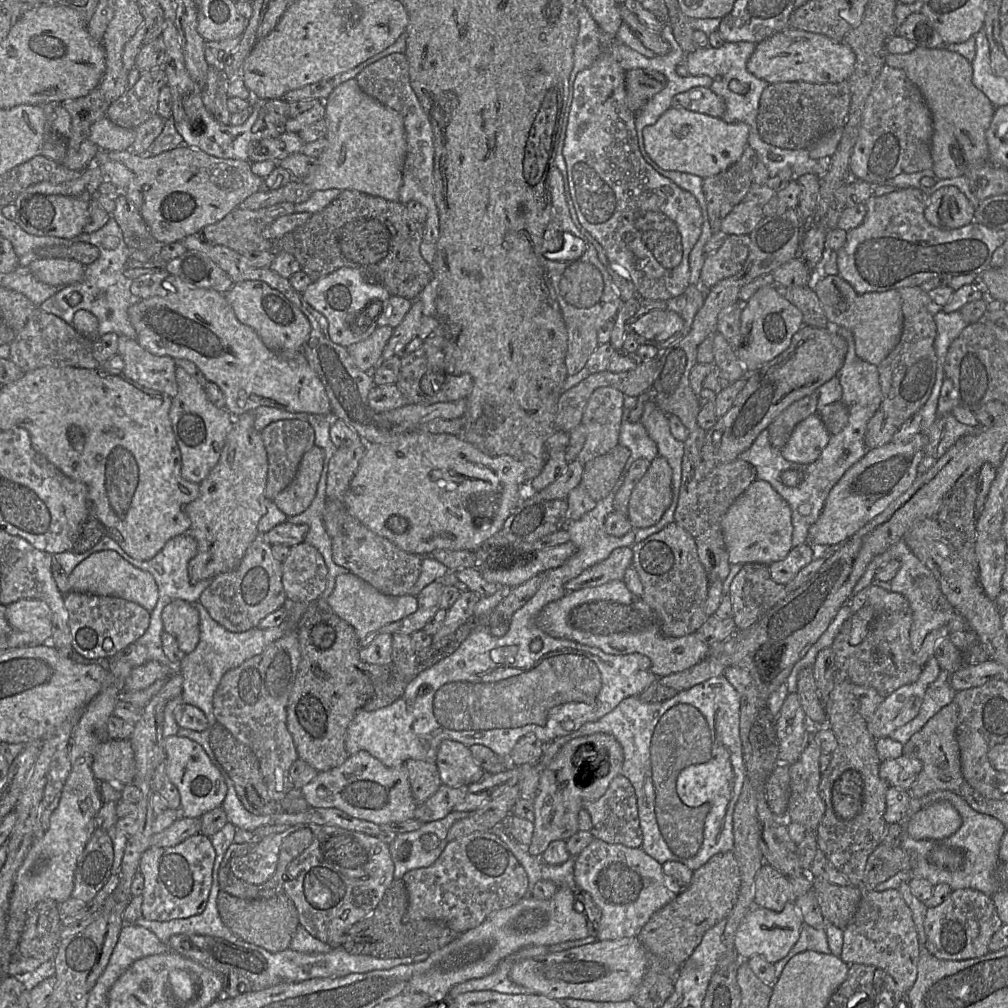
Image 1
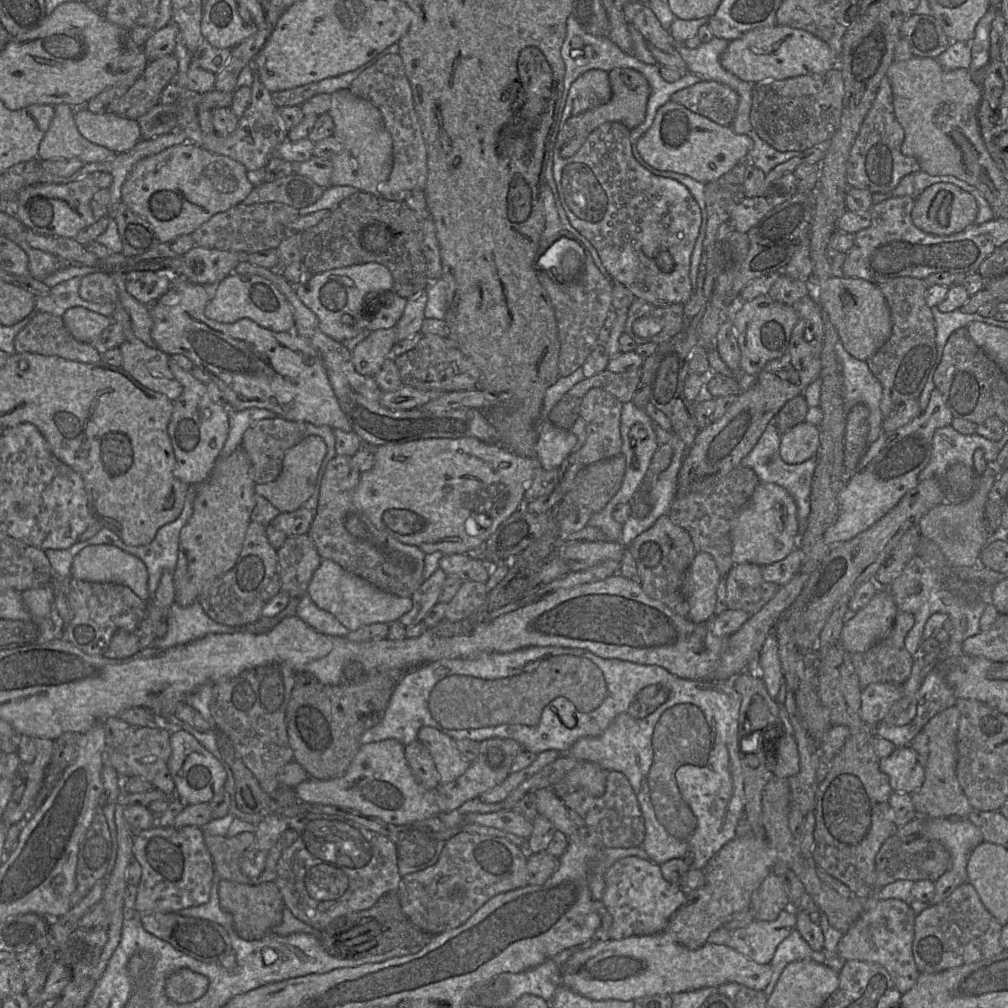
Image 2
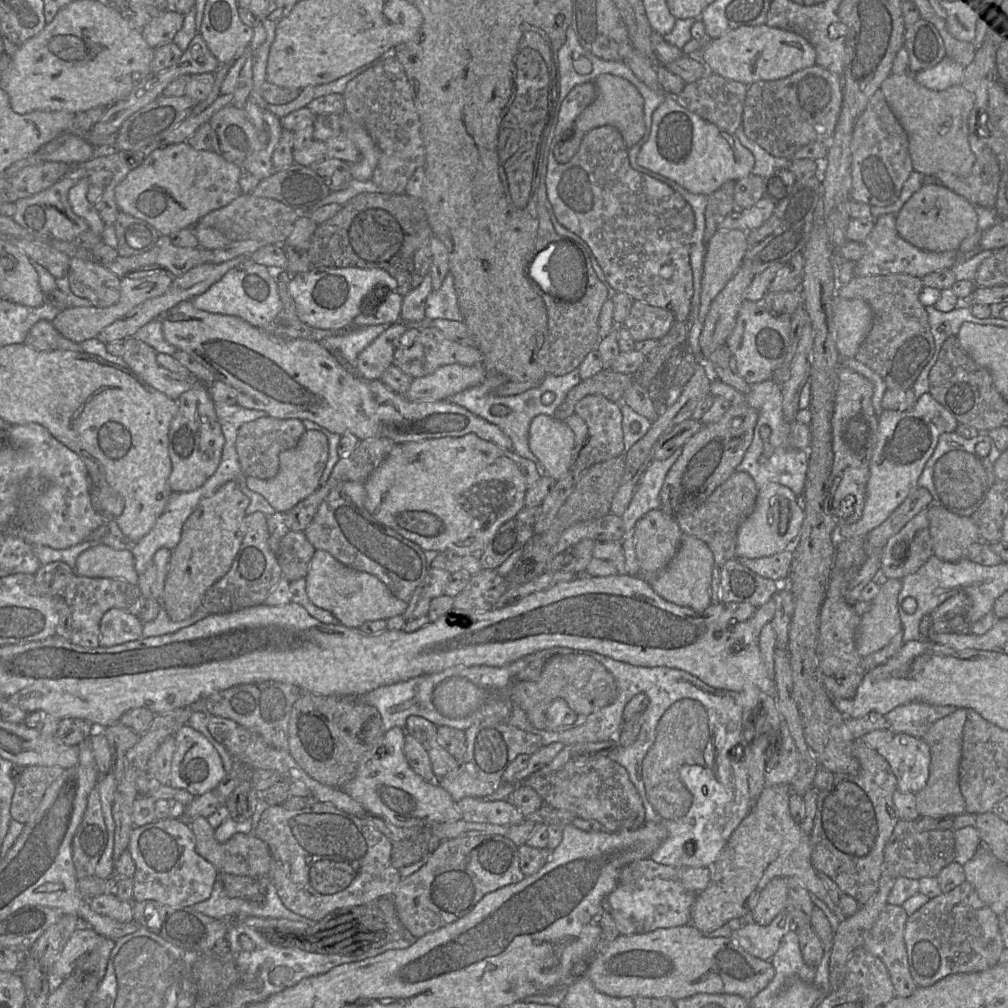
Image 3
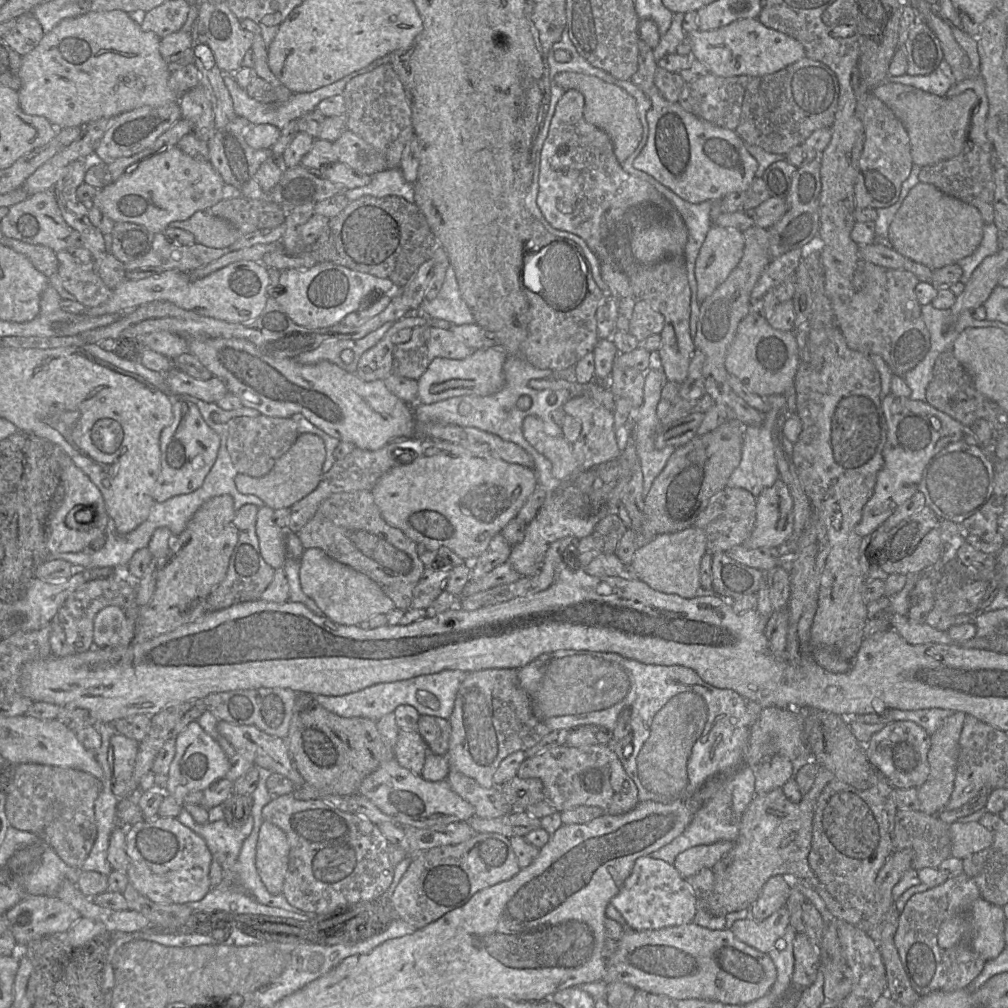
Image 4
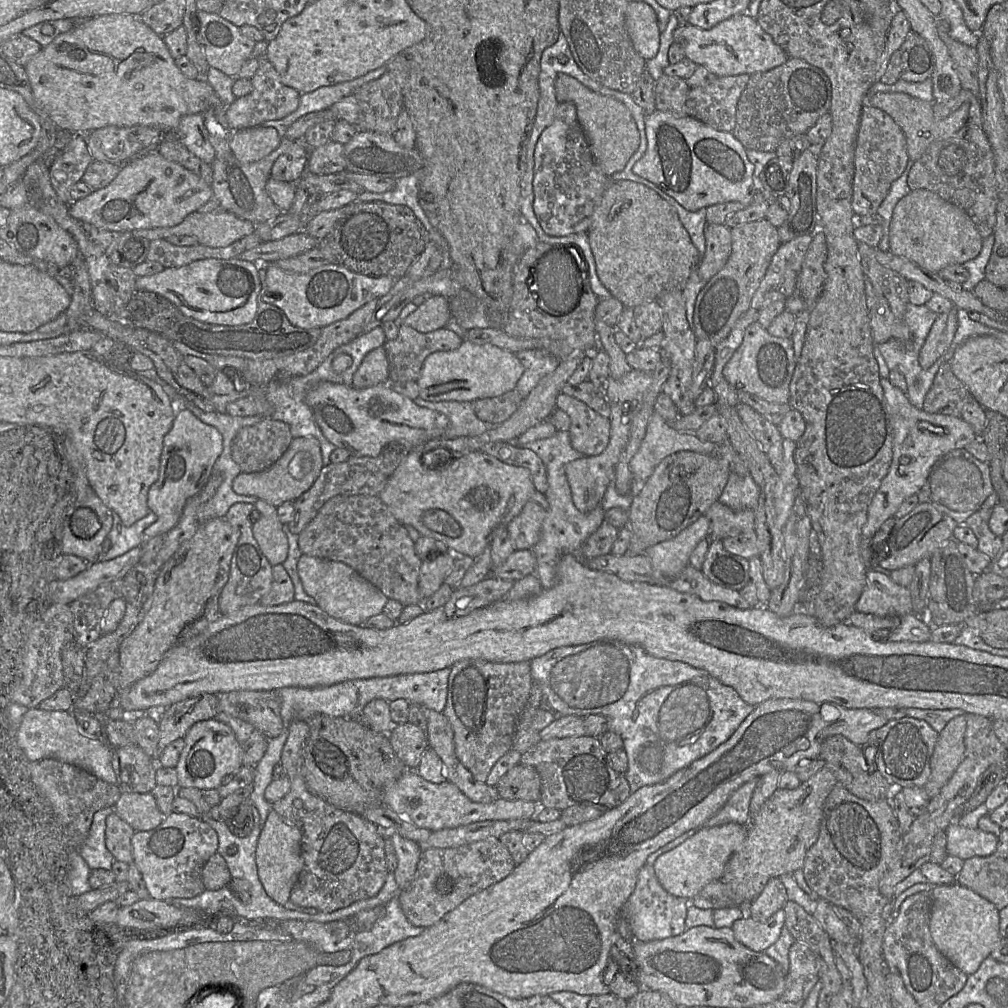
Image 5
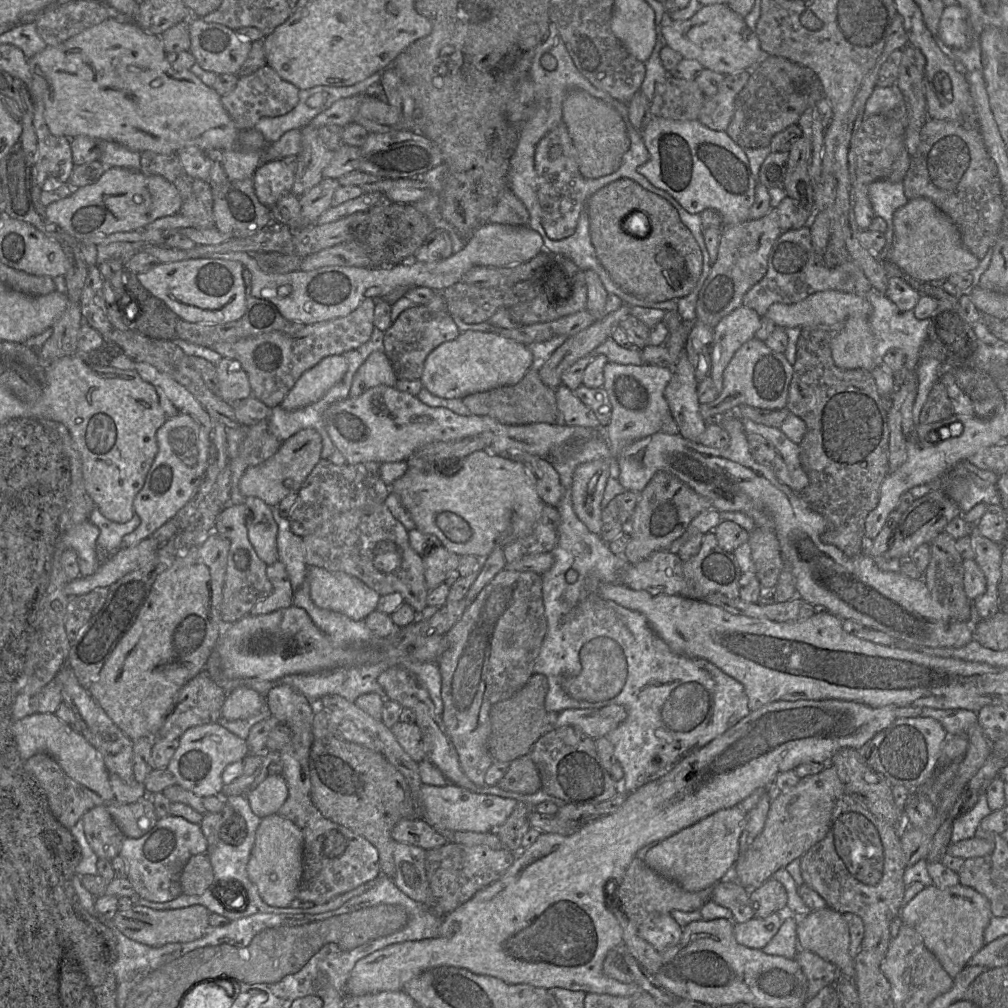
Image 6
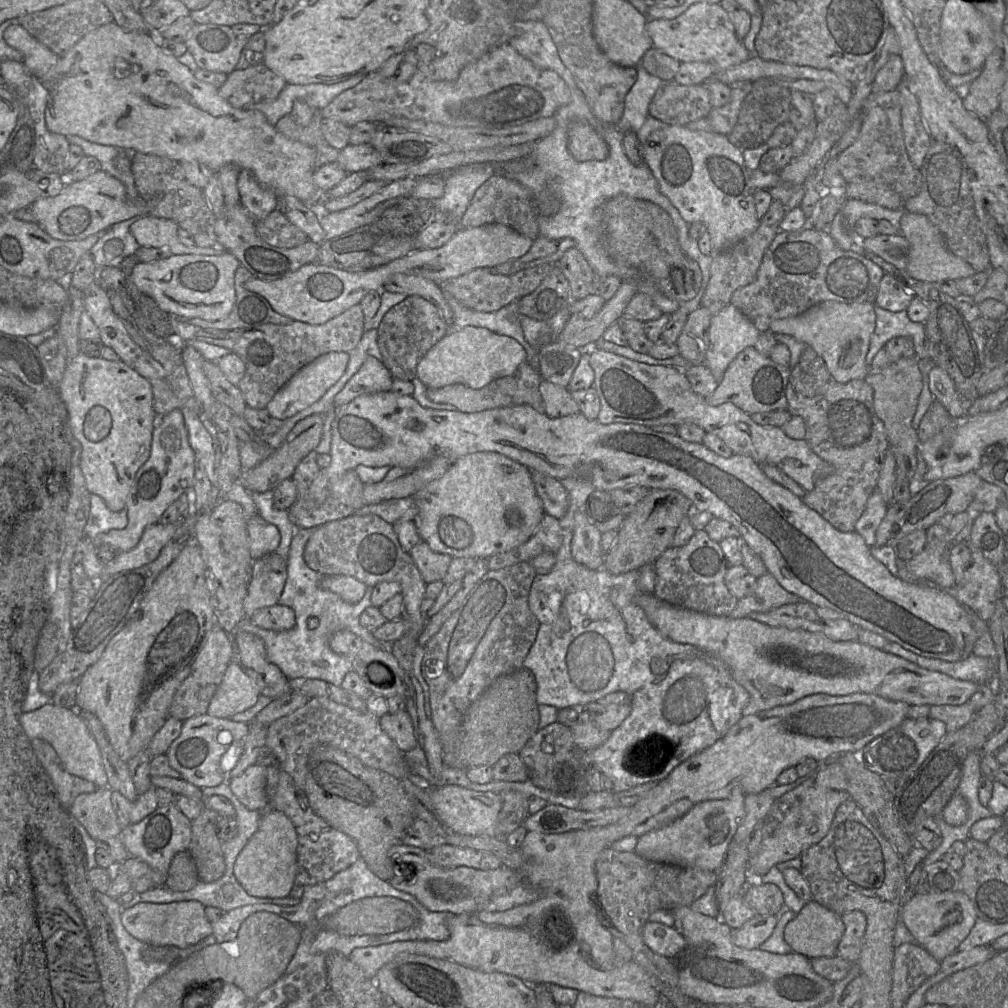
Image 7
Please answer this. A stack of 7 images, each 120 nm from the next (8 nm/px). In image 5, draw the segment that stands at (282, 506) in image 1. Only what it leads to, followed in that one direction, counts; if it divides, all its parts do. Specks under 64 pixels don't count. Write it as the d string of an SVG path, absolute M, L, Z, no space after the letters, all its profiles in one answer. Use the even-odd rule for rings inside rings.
M314 436L293 438L284 454L268 469L255 472L240 472L233 480L233 490L239 495L254 496L278 507L284 502L294 502L311 488L324 464L321 446Z

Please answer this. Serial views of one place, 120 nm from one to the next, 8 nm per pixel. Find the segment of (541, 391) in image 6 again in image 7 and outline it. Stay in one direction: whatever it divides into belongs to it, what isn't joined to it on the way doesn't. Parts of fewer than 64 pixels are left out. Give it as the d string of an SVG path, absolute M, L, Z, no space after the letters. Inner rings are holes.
M528 363L522 364L511 376L500 378L481 389L474 389L464 384L454 384L443 388L434 388L435 401L455 406L461 412L476 413L496 408L507 408L519 405L532 406L545 413L544 401L540 391L543 378Z

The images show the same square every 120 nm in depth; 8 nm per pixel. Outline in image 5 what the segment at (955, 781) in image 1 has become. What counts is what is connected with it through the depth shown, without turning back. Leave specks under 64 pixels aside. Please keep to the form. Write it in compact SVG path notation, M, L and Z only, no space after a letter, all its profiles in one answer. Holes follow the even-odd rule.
M966 715L953 718L939 734L931 758L930 776L923 787L929 799L948 782L965 757Z

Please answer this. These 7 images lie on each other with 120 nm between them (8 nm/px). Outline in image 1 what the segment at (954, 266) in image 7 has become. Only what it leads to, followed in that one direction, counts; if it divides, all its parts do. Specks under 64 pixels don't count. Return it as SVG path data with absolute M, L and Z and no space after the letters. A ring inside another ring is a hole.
M946 186L929 195L924 216L940 229L956 229L974 221L975 207L956 187Z

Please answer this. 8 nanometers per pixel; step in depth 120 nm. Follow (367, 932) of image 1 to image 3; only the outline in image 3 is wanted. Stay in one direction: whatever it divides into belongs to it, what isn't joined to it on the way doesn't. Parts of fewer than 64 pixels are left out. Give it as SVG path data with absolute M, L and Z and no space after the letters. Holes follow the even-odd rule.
M382 896L373 902L365 905L340 908L324 919L318 921L313 928L313 933L305 933L304 935L277 935L276 929L263 929L263 936L271 943L283 947L298 947L306 951L317 952L323 954L343 954L343 955L360 955L371 949L382 947L382 953L394 949L406 949L412 946L418 938L413 936L400 921L394 900L392 896Z

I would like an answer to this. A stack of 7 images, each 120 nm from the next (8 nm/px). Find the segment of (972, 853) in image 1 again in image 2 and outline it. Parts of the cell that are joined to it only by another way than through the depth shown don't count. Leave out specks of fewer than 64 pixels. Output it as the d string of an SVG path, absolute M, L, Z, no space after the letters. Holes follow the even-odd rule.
M967 817L952 820L950 818L926 818L925 825L921 837L927 840L934 840L941 843L951 856L950 869L962 881L968 883L967 865L973 850L983 843L983 836L981 830L970 822Z

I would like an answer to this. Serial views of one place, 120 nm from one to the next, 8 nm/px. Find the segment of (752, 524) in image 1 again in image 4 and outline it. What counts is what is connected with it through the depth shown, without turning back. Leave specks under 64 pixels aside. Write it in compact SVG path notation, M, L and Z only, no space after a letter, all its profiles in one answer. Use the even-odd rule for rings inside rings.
M780 479L757 497L755 525L743 544L751 549L781 547L792 535L793 524L793 498Z

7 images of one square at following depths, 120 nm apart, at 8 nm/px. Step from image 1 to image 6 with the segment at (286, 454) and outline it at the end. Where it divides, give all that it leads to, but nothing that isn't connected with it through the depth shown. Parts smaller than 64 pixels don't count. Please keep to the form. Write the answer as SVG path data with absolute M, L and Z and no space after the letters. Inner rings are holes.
M267 420L247 427L246 437L240 445L241 457L249 467L257 466L271 458L281 447L279 441L269 432Z

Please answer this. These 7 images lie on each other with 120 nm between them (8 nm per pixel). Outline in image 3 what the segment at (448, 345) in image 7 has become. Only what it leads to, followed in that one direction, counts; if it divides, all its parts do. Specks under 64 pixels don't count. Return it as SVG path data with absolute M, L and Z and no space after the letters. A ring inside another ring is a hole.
M483 363L473 366L444 365L433 373L414 378L404 397L410 401L443 401L484 381L488 372Z

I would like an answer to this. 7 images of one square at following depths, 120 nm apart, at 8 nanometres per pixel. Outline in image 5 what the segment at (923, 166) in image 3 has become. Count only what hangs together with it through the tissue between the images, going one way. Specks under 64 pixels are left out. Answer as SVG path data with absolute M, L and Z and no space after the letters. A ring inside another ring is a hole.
M902 92L868 94L866 104L883 110L899 125L905 134L908 155L911 161L918 160L932 142L947 139L956 134L965 125L970 110L970 102L964 102L946 118L937 119L934 115L932 102Z

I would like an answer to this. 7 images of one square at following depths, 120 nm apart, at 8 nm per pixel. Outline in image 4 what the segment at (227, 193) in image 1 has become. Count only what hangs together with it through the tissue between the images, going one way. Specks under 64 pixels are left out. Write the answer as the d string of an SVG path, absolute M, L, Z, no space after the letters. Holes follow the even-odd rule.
M177 146L158 150L155 154L140 160L134 167L121 175L115 182L103 189L98 189L98 193L91 202L115 223L134 223L144 226L155 234L163 233L170 223L187 220L195 212L205 211L223 200L222 190L225 183L210 161L195 160Z

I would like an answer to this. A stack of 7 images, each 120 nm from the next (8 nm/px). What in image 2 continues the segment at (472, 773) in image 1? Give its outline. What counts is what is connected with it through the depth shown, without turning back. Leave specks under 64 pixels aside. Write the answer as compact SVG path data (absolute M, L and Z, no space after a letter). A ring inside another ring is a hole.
M424 726L418 732L418 739L431 753L439 772L440 783L452 782L468 769L470 762L459 752L456 740L447 734L436 728Z

